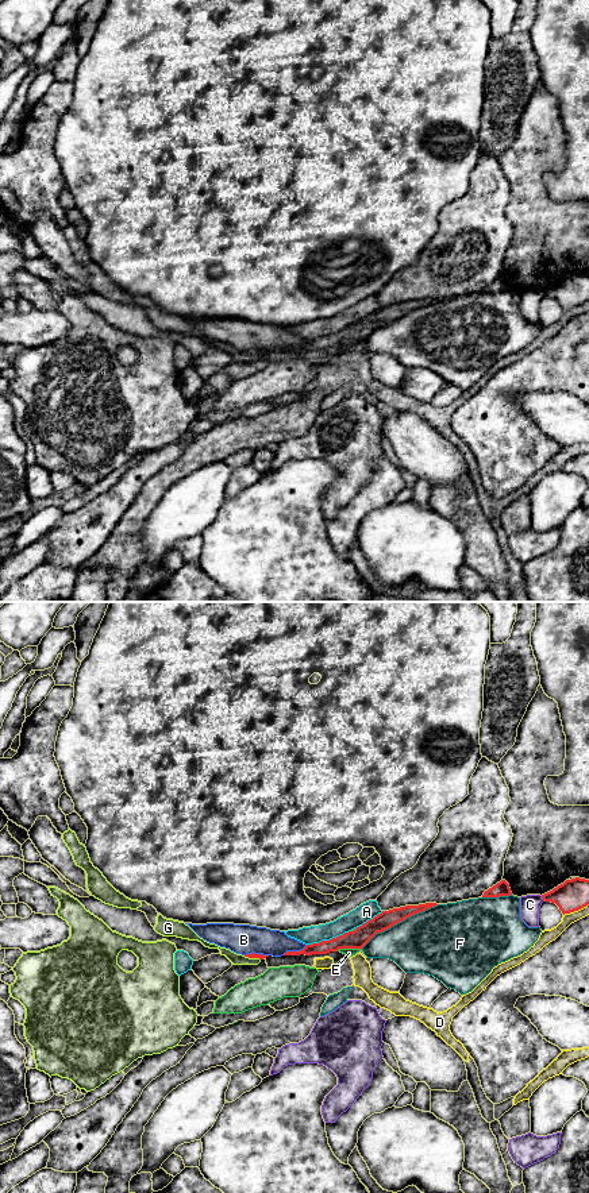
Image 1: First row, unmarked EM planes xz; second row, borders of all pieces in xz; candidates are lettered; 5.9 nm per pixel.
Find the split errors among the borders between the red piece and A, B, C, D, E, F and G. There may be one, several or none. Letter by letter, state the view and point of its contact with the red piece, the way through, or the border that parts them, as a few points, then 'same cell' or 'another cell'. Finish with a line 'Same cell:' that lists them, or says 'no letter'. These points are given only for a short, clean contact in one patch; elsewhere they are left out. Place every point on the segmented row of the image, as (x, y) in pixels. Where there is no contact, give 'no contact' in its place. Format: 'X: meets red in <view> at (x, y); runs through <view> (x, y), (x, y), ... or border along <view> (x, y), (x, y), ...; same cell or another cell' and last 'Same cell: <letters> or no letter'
A: meets red in xz at (330, 939); another cell
B: meets red in xz at (295, 952); another cell
C: meets red in xz at (543, 899); border along xz (541, 896), (545, 900); another cell
D: meets red in xz at (576, 910); another cell
E: meets red in xz at (349, 948); another cell
F: meets red in xz at (399, 922); another cell
G: meets red in xz at (251, 957); border along xz (243, 956), (260, 960); another cell
Same cell: no letter

